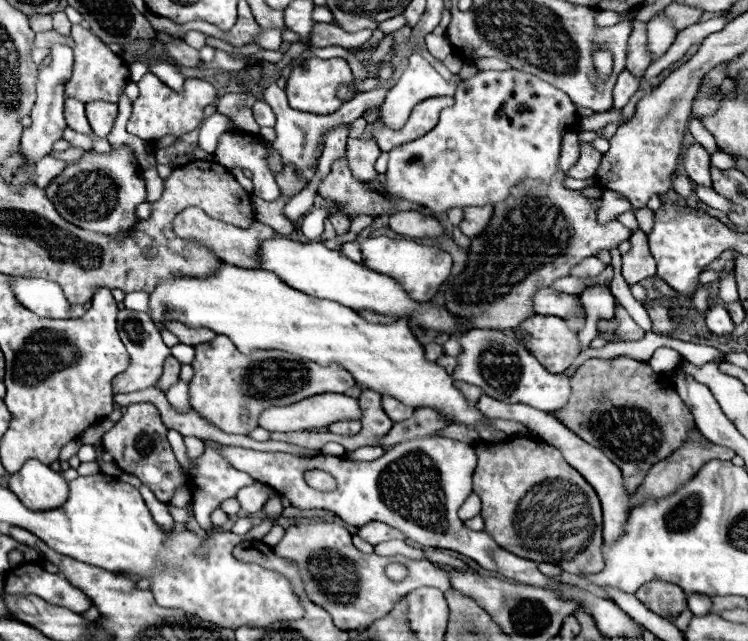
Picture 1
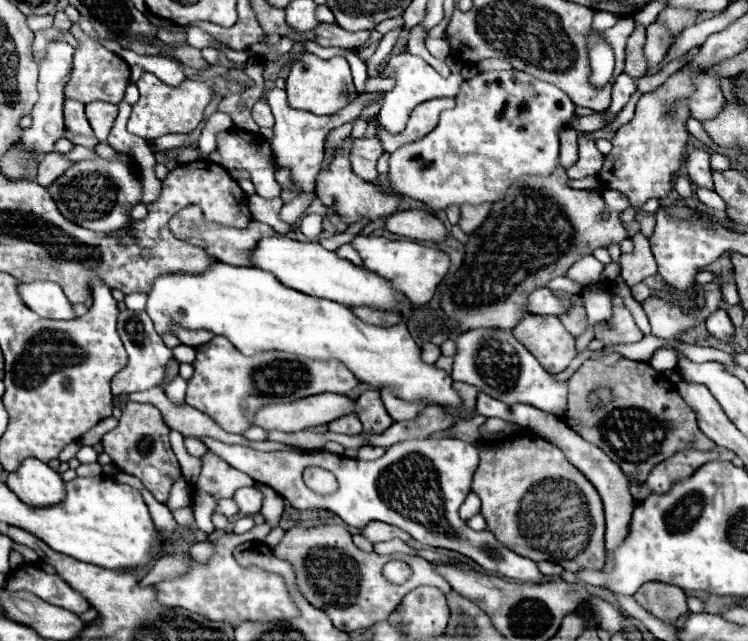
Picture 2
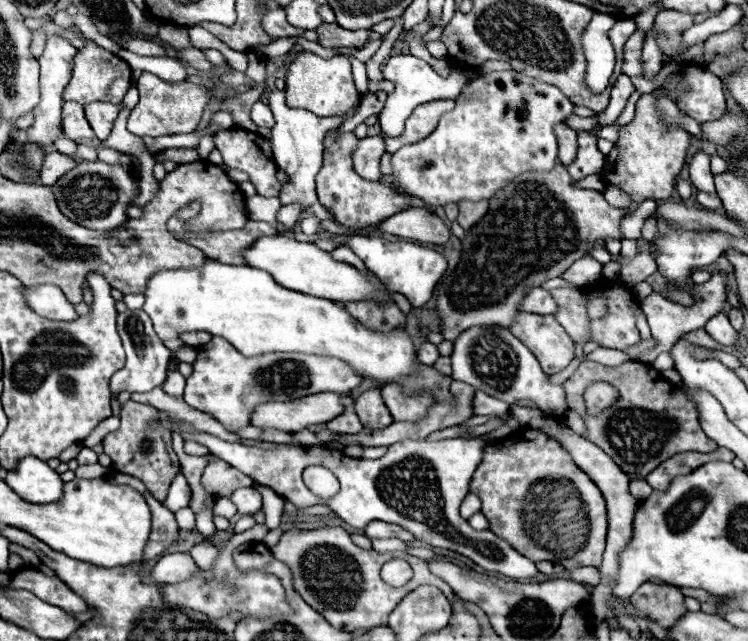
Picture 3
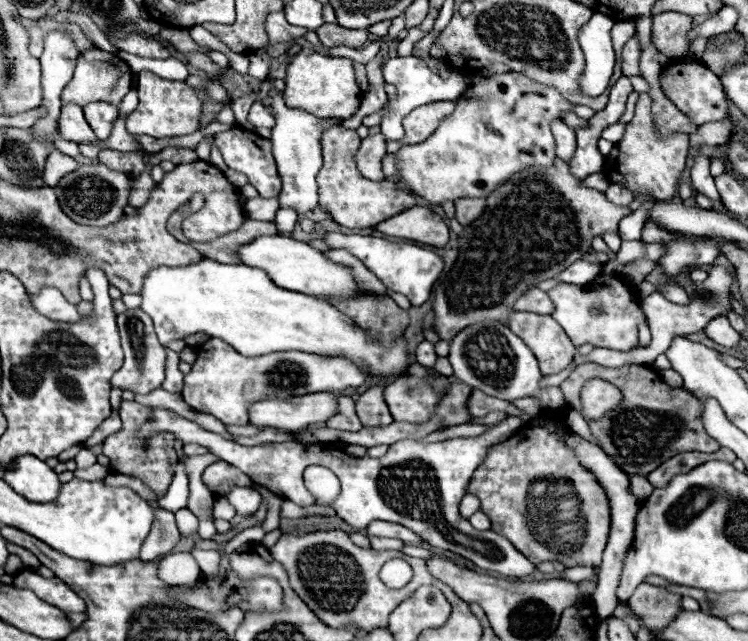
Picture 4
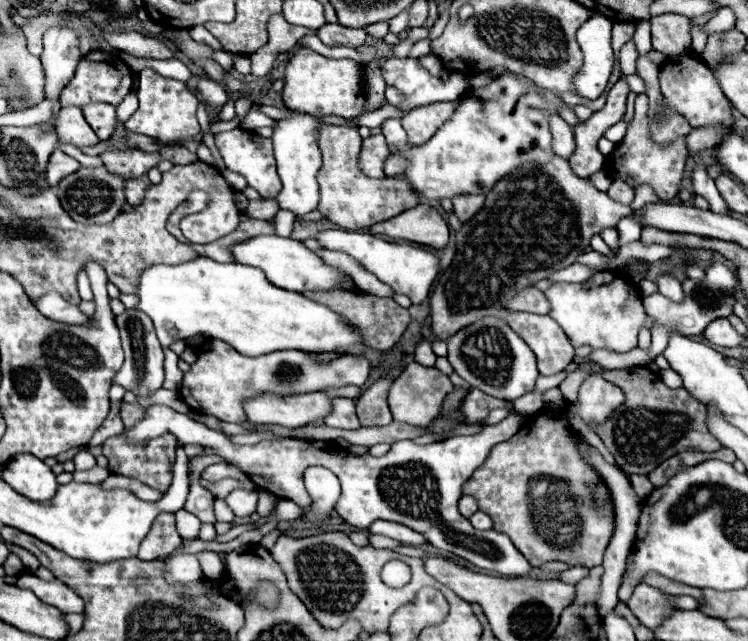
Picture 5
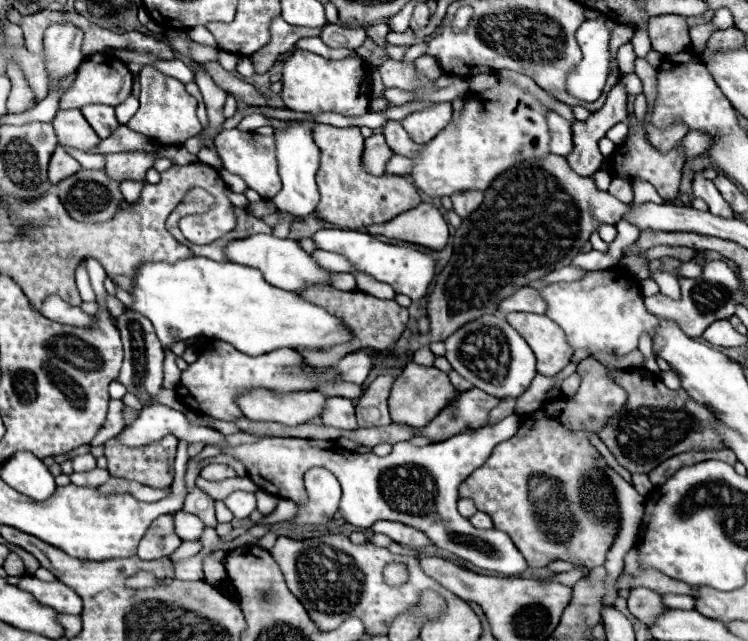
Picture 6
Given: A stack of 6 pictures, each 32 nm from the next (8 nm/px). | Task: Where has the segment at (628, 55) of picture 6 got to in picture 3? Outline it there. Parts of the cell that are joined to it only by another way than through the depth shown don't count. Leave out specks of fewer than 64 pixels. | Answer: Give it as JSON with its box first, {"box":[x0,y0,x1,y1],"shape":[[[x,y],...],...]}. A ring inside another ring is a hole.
{"box":[622,30,644,77],"shape":[[[636,30],[624,46],[622,72],[630,77],[643,76],[642,44],[644,32]]]}

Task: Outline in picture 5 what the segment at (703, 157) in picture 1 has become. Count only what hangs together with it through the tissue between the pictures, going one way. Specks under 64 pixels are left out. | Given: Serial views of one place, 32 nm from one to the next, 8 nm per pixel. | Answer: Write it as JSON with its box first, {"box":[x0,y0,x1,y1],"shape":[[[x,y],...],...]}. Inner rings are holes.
{"box":[692,164,730,214],"shape":[[[698,164],[692,172],[692,184],[694,184],[694,194],[704,196],[710,202],[710,210],[718,214],[730,214],[728,206],[724,204],[720,192],[714,188],[714,180],[708,176],[706,164]]]}

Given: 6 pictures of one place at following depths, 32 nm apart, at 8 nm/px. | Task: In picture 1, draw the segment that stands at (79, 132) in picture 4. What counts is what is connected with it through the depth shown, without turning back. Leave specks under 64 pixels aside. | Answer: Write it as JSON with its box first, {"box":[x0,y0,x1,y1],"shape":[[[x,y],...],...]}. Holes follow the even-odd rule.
{"box":[64,98,90,134],"shape":[[[66,98],[64,116],[66,116],[68,128],[72,128],[74,132],[80,132],[80,134],[90,134],[90,126],[88,126],[88,120],[86,120],[84,106],[86,104],[76,100],[76,98]]]}

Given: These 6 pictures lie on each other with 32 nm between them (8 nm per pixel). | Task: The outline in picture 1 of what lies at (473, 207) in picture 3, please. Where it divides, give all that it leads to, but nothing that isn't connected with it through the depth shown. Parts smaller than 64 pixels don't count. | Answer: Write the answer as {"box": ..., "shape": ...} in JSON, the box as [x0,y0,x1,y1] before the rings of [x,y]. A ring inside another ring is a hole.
{"box":[460,206,492,238],"shape":[[[468,206],[464,208],[464,220],[460,222],[460,230],[464,236],[480,238],[480,234],[488,228],[488,222],[492,218],[492,206]]]}

